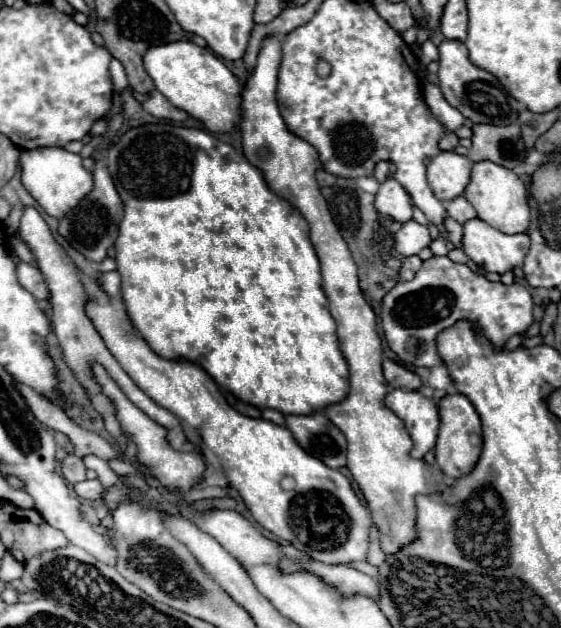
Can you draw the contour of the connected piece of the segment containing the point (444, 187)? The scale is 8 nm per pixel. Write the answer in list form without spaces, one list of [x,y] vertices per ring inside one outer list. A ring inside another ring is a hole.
[[[441,152],[427,166],[427,182],[439,200],[451,200],[463,194],[469,184],[473,162],[457,152]]]

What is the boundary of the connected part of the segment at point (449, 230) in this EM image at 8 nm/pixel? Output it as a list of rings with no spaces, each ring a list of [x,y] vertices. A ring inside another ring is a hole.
[[[445,218],[441,224],[441,232],[447,236],[447,240],[451,240],[457,248],[461,248],[461,236],[463,236],[463,228],[461,224],[457,224],[453,218]]]

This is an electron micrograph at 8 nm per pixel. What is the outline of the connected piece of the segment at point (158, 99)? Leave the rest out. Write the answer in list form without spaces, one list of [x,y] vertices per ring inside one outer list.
[[[153,90],[153,92],[149,94],[149,98],[143,102],[143,108],[145,108],[149,114],[157,116],[157,118],[167,118],[167,120],[173,120],[173,122],[185,122],[185,120],[189,118],[187,112],[183,112],[183,110],[177,108],[177,106],[173,106],[173,104],[171,104],[165,96],[161,96],[161,92],[157,92],[157,90]]]

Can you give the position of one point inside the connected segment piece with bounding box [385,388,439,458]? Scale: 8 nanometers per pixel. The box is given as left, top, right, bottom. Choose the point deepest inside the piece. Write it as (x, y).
(419, 413)

